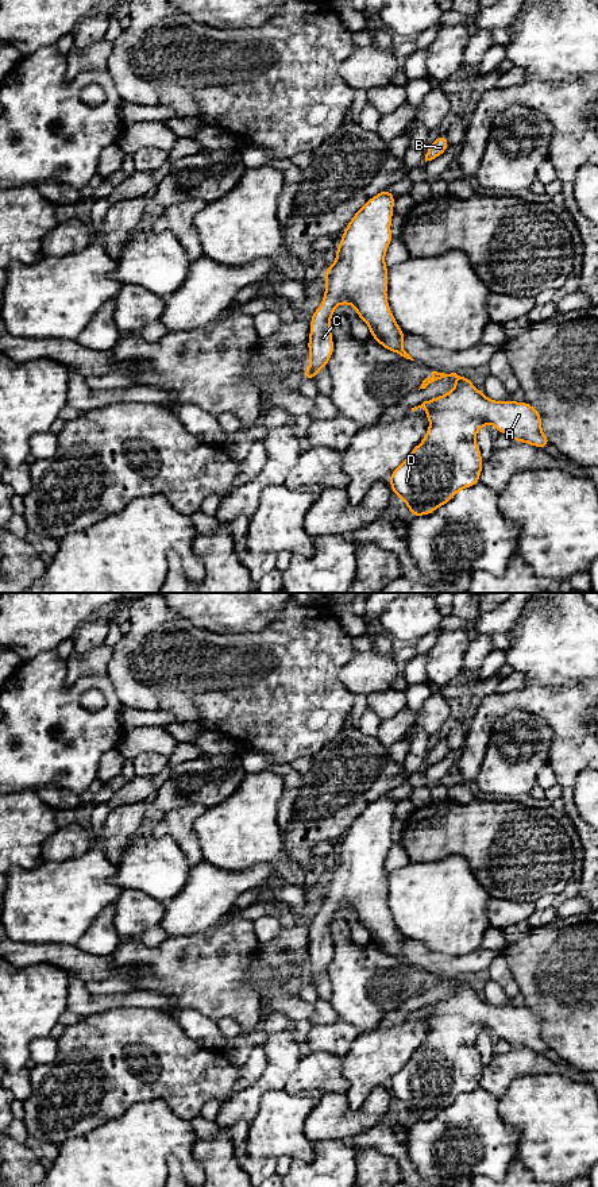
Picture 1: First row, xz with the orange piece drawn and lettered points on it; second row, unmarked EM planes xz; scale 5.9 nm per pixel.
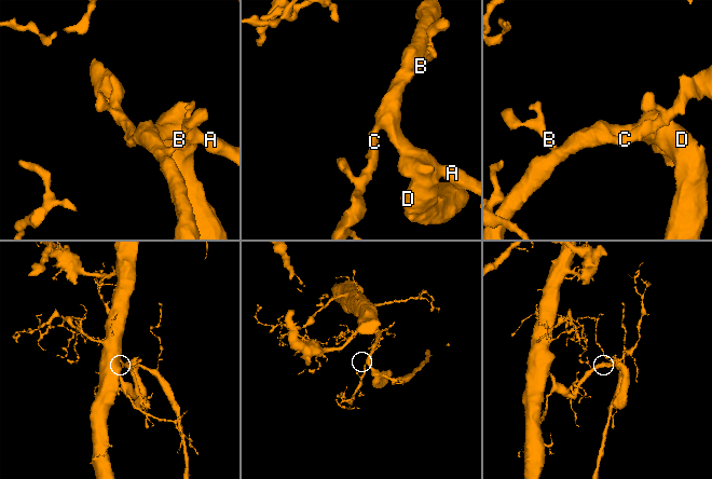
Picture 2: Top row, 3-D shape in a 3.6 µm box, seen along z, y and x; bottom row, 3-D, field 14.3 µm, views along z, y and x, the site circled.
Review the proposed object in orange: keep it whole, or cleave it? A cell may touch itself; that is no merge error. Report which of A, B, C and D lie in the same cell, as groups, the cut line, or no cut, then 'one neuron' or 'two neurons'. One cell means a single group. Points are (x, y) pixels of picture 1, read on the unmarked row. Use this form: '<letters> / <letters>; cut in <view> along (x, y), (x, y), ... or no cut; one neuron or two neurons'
A B C D; no cut; one neuron

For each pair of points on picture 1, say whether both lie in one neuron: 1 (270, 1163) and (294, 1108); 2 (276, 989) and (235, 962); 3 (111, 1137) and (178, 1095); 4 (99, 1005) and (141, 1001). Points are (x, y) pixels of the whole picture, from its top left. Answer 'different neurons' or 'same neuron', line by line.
1: different neurons
2: different neurons
3: different neurons
4: same neuron

